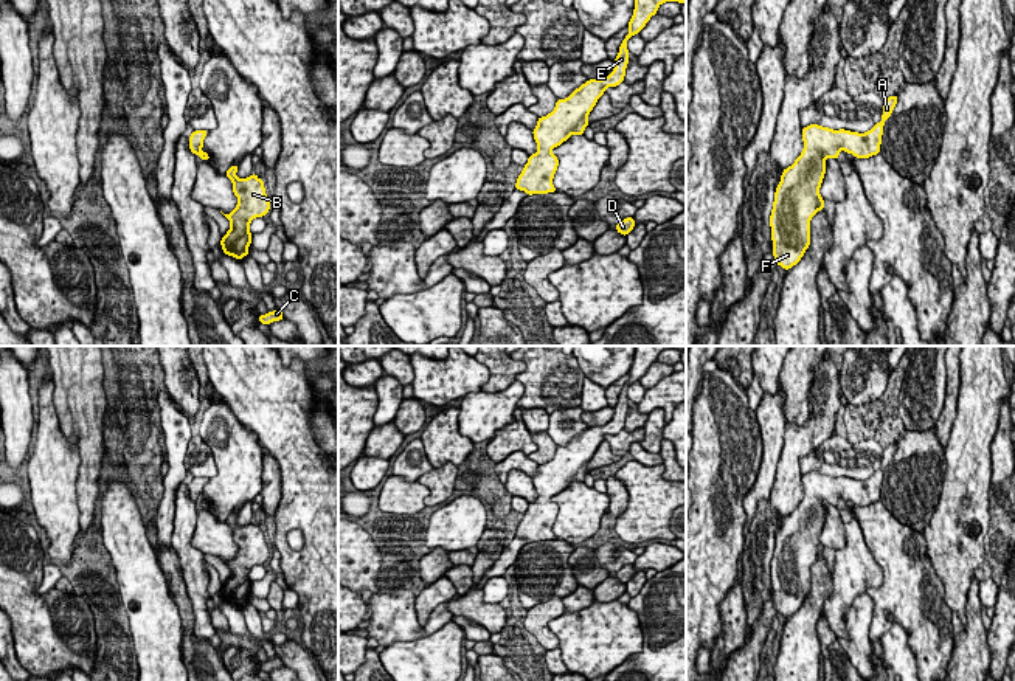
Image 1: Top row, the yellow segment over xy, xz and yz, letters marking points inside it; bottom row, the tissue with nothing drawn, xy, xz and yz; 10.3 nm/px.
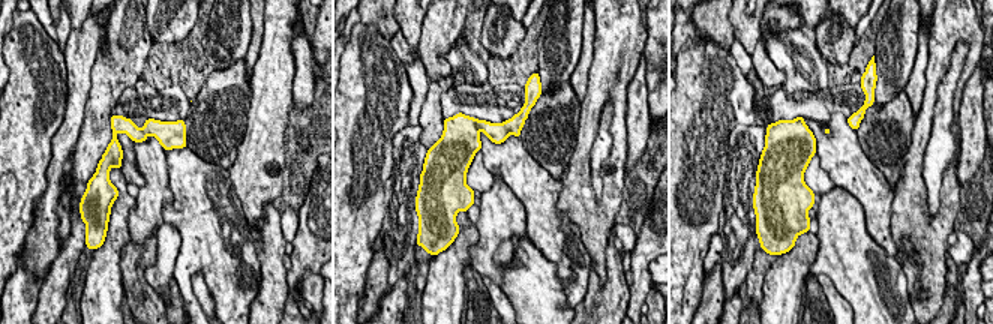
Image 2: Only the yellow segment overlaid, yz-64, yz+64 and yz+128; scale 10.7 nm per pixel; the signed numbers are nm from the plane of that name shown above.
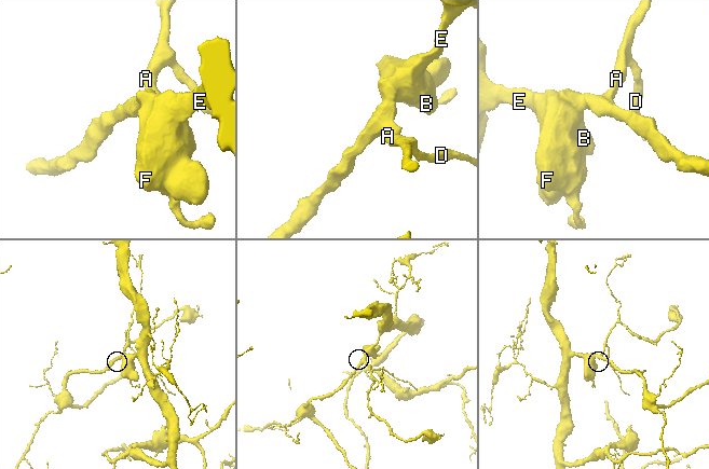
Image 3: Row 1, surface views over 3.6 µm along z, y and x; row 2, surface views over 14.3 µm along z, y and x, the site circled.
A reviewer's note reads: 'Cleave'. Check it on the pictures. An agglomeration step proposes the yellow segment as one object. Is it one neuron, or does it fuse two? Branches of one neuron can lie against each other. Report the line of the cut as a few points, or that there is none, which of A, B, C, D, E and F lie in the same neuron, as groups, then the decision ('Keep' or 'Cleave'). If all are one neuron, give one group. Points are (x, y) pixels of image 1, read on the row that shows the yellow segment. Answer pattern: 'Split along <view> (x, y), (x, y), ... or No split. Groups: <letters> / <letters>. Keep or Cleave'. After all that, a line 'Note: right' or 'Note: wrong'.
No split. Groups: A B C D E F. Keep
Note: wrong

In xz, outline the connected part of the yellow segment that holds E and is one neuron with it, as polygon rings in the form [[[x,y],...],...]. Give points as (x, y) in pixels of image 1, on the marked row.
[[[635,0],[629,34],[624,37],[619,53],[615,57],[613,71],[602,79],[588,79],[568,98],[557,99],[551,113],[537,119],[537,127],[532,129],[532,133],[539,150],[529,155],[528,163],[517,178],[515,189],[525,191],[528,195],[557,192],[553,178],[559,166],[559,158],[551,150],[566,141],[573,133],[584,135],[585,127],[590,126],[587,118],[598,99],[605,93],[605,88],[618,87],[624,82],[629,64],[627,40],[646,26],[664,2],[684,3],[686,0]]]

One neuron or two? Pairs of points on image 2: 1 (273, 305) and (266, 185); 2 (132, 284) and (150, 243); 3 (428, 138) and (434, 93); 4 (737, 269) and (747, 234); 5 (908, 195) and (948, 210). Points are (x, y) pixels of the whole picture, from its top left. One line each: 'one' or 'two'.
1: two
2: one
3: one
4: one
5: one

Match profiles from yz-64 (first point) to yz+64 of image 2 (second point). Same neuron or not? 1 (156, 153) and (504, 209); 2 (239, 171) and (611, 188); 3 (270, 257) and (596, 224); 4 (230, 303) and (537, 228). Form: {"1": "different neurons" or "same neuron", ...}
{"1": "same neuron", "2": "same neuron", "3": "different neurons", "4": "same neuron"}

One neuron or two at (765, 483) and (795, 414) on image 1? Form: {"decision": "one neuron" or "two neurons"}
{"decision": "two neurons"}

